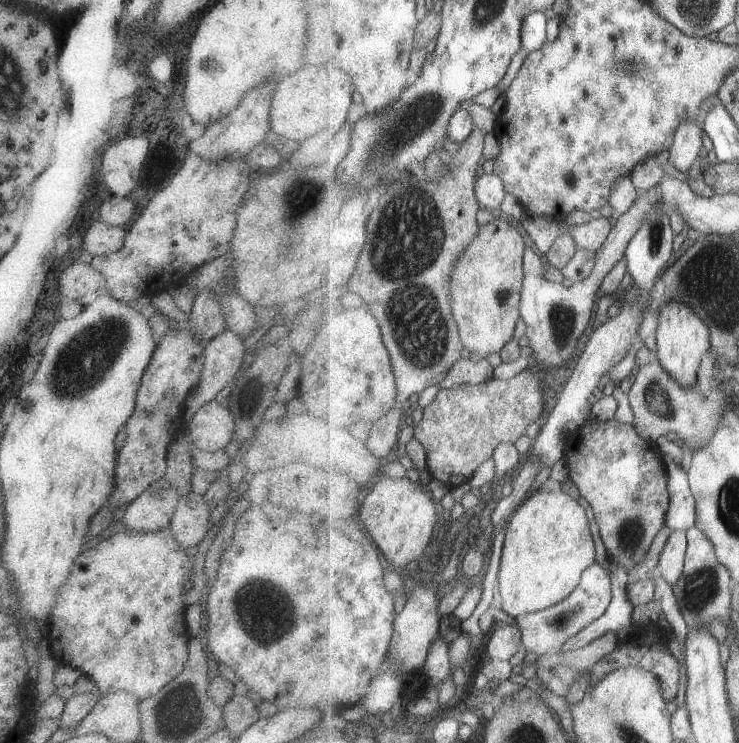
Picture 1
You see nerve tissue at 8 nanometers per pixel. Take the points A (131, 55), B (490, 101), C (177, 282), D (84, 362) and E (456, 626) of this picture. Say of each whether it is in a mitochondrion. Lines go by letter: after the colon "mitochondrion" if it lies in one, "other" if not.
A: other
B: other
C: other
D: mitochondrion
E: other

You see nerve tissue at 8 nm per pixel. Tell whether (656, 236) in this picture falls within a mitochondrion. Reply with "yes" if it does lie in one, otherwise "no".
yes

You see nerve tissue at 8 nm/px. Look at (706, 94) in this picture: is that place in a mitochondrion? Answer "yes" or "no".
no

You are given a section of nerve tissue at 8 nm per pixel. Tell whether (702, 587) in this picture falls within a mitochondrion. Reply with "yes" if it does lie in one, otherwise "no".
yes

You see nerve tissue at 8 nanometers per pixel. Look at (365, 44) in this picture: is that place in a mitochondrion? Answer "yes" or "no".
no

